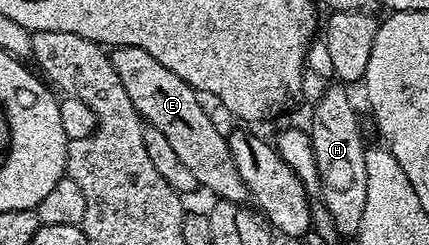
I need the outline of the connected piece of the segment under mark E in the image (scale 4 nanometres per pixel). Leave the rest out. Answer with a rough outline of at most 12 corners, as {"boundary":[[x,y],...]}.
{"boundary":[[139,46],[113,48],[127,98],[198,185],[248,205],[197,89]]}

